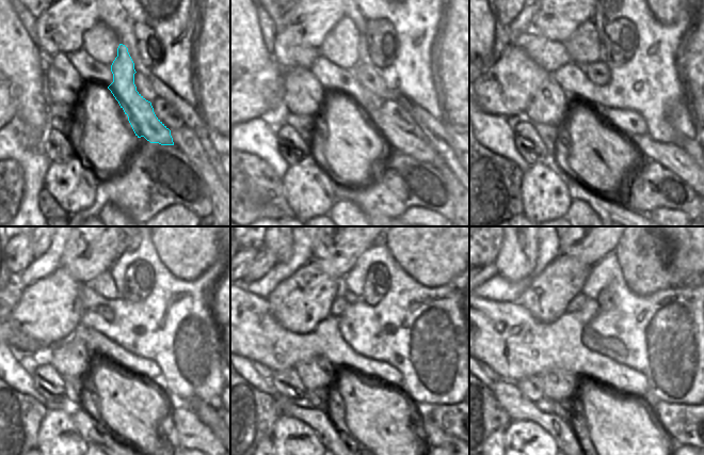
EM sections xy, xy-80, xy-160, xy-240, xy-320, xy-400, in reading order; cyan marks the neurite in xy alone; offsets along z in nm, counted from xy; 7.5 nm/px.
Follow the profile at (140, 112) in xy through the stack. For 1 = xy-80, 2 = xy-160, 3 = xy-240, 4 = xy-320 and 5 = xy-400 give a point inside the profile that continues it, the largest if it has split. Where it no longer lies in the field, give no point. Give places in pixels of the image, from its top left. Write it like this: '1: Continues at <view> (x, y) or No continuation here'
1: Continues at xy-80 (408, 143)
2: Continues at xy-160 (669, 155)
3: Continues at xy-240 (208, 413)
4: No continuation here
5: No continuation here.

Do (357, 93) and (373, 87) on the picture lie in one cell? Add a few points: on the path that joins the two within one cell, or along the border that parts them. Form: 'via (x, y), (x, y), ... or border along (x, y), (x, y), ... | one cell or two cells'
border along (351, 71), (364, 87), (383, 100) | two cells

